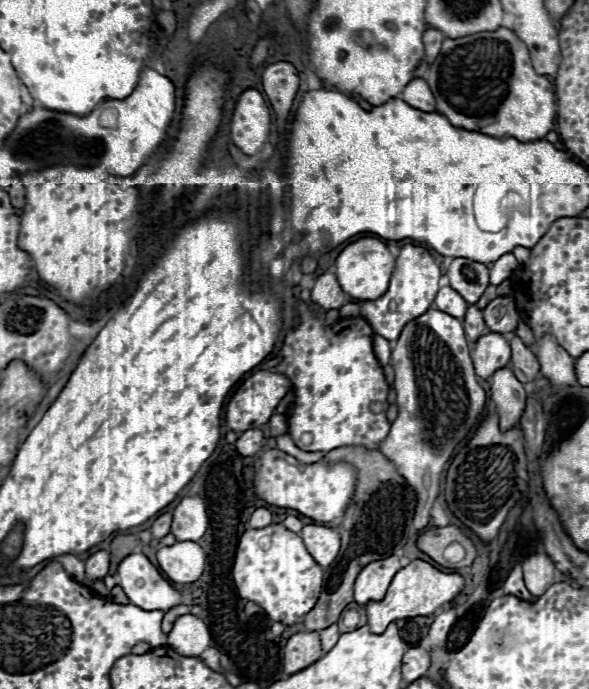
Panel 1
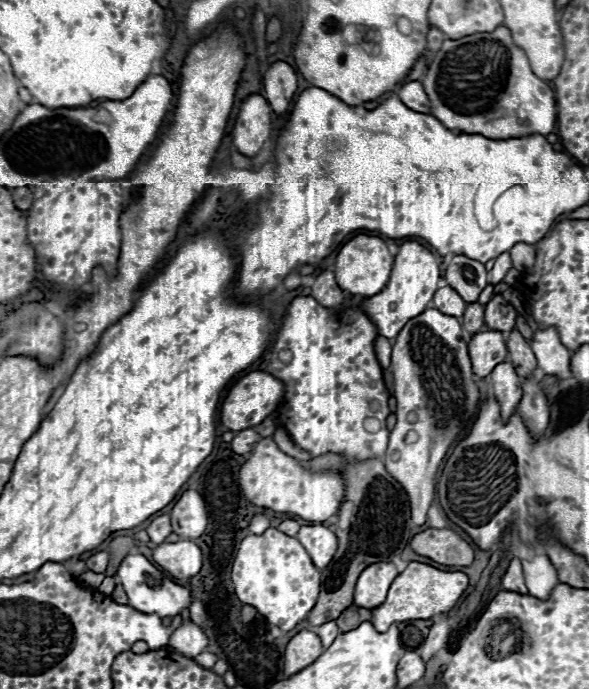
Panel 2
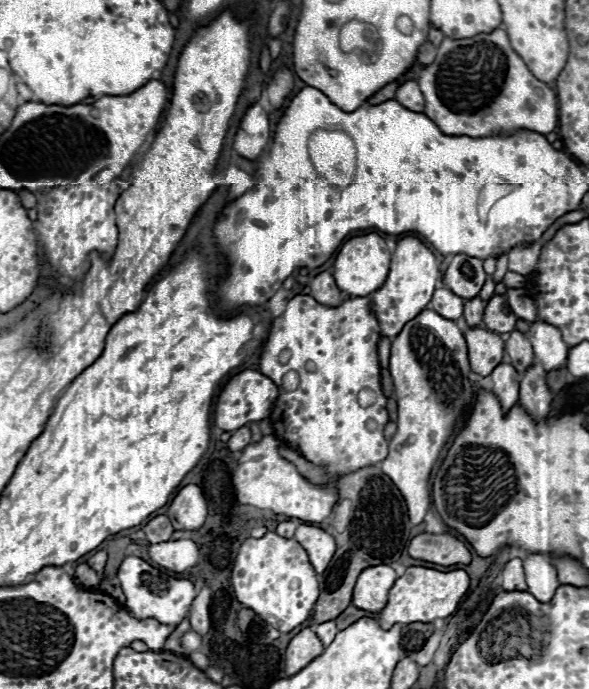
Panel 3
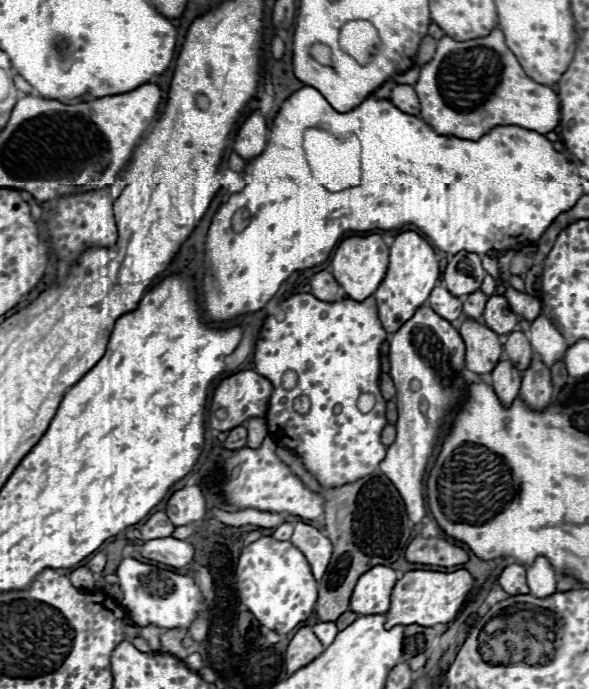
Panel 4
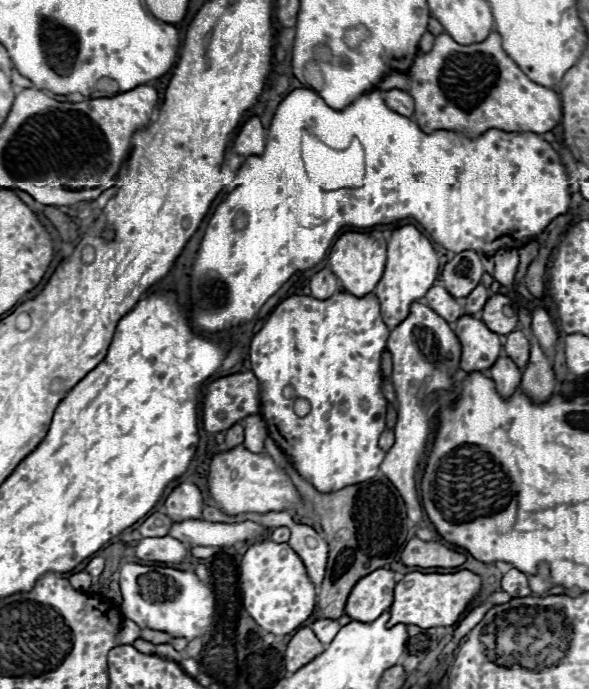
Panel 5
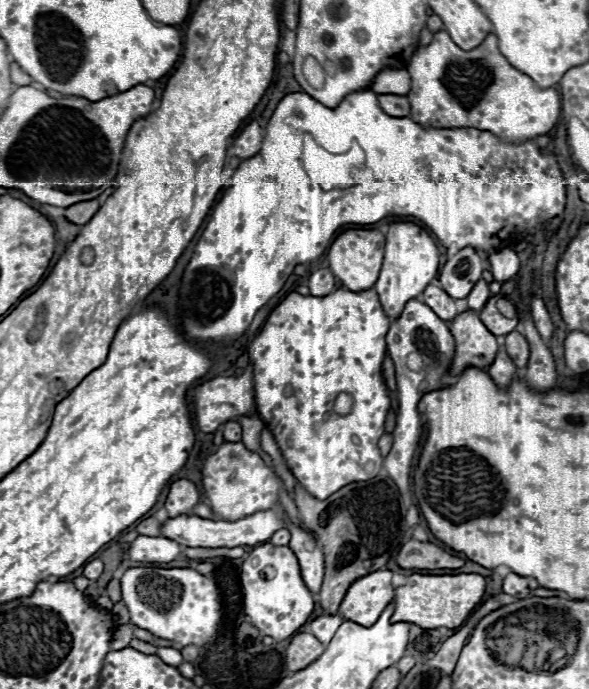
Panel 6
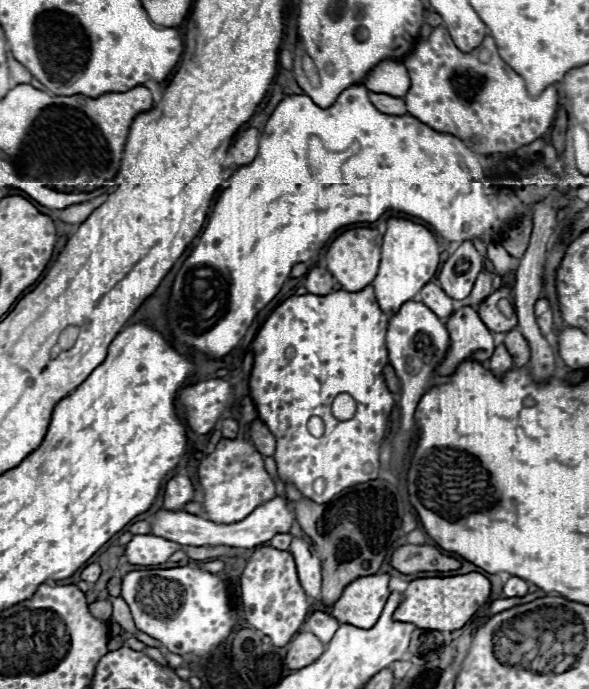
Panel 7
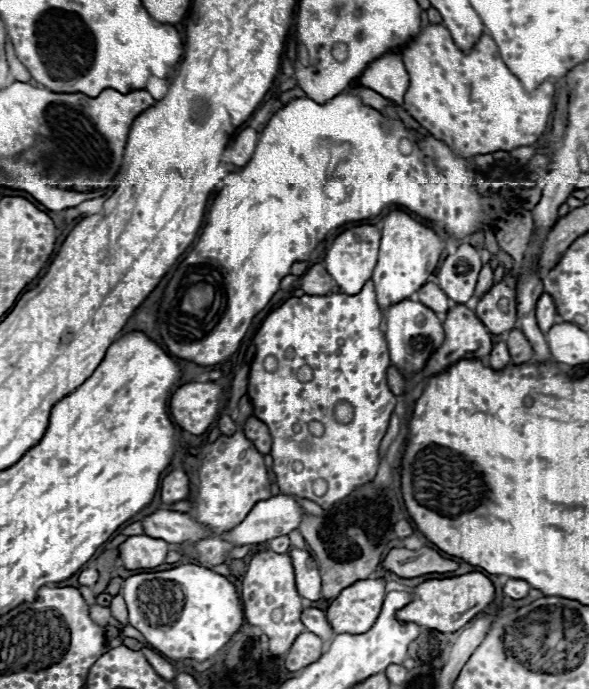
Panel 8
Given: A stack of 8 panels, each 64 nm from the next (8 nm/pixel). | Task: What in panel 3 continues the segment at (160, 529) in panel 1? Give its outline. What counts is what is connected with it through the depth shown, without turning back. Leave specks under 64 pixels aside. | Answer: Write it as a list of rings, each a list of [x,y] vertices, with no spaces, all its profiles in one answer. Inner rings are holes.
[[[164,514],[152,518],[142,530],[144,530],[144,534],[146,534],[146,540],[152,542],[152,544],[154,544],[154,542],[164,542],[164,540],[168,540],[168,538],[172,536],[172,532],[174,532],[170,520],[168,520]]]

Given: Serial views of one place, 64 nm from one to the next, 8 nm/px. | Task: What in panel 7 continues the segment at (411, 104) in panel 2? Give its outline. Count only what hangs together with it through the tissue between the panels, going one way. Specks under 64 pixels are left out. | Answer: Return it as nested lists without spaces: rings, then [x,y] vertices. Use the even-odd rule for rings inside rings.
[[[368,92],[370,102],[384,114],[392,114],[392,116],[407,115],[406,104],[400,98],[392,98],[386,94],[376,94],[376,92]]]

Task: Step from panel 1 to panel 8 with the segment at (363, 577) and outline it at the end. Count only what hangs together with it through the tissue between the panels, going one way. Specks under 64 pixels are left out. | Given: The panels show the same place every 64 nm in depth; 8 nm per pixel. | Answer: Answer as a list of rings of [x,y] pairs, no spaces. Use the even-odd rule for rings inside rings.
[[[360,580],[334,598],[326,610],[326,618],[334,634],[362,634],[378,618],[384,602],[384,580]]]

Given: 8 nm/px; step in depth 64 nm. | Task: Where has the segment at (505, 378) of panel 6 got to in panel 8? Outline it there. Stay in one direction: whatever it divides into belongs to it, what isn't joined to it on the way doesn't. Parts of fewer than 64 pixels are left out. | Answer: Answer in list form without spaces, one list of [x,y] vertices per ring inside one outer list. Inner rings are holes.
[[[506,342],[494,344],[494,348],[490,352],[490,366],[494,370],[502,370],[508,364],[510,364],[510,354],[508,354],[508,348],[506,348]]]

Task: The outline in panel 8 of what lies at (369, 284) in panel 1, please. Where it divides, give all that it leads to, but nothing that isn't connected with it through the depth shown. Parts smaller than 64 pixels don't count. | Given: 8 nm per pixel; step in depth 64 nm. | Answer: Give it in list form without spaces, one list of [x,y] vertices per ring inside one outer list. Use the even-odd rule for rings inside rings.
[[[356,226],[336,236],[326,252],[324,265],[327,272],[330,272],[330,276],[338,282],[342,292],[358,294],[362,286],[370,280],[378,260],[378,246],[380,246],[380,230],[376,226]]]

